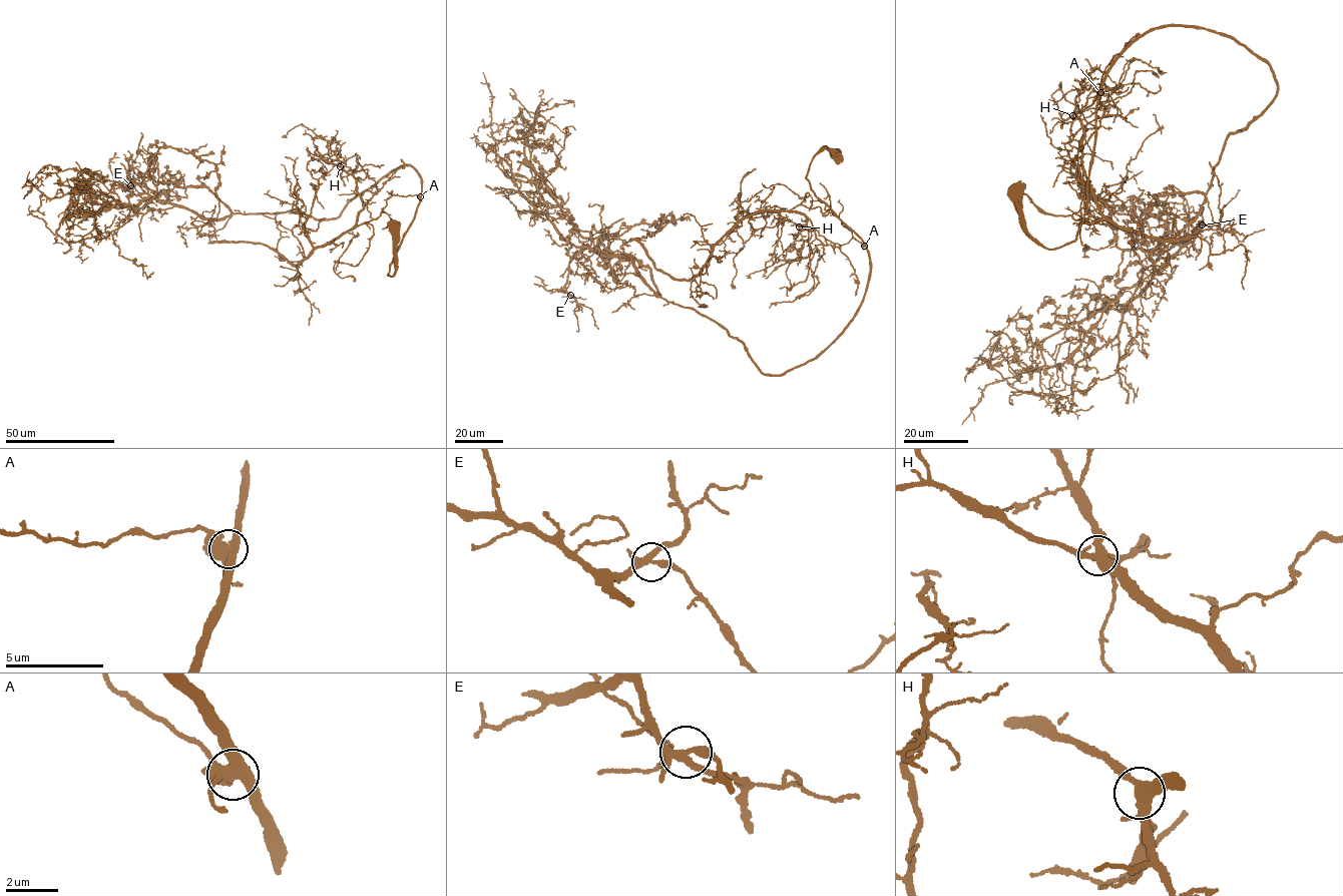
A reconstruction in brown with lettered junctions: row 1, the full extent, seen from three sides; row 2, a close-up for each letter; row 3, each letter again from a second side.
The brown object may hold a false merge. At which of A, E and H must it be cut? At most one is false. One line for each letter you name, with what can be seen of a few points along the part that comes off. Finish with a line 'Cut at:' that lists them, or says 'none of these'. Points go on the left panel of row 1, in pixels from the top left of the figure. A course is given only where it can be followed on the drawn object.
A: (420, 197), (392, 195), (378, 216), (315, 247), (304, 225), (324, 176), (320, 167), (326, 170), (311, 160)
Cut at: A

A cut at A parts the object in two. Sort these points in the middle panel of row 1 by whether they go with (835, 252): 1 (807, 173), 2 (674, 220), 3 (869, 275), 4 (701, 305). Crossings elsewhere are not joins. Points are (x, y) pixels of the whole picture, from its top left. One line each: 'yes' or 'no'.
1: no
2: no
3: no
4: yes

